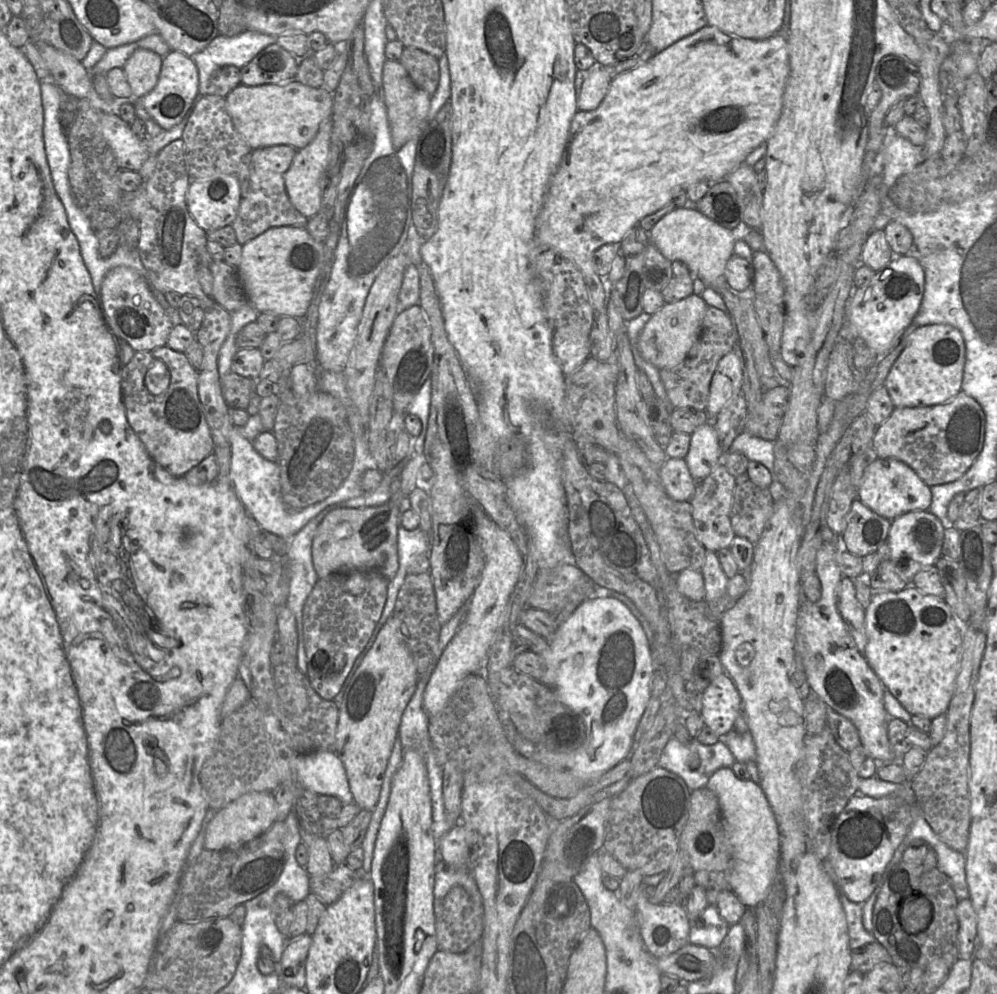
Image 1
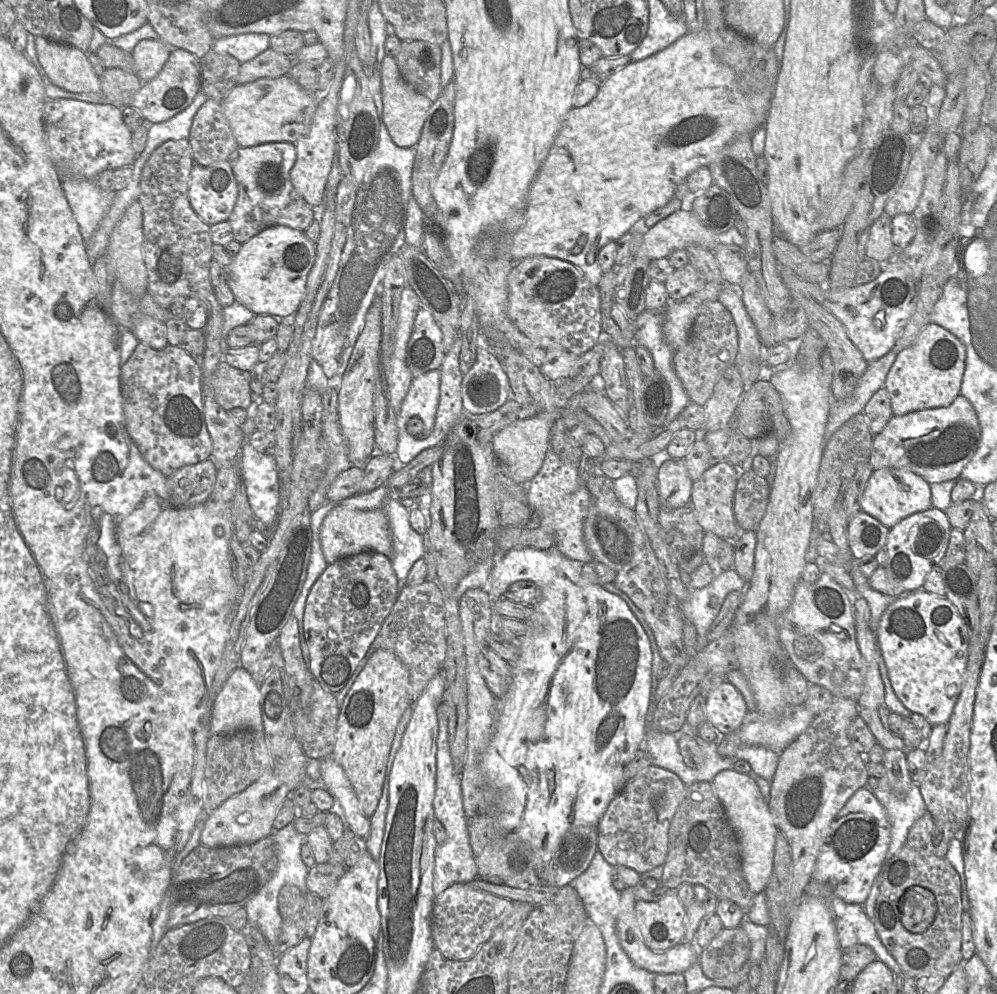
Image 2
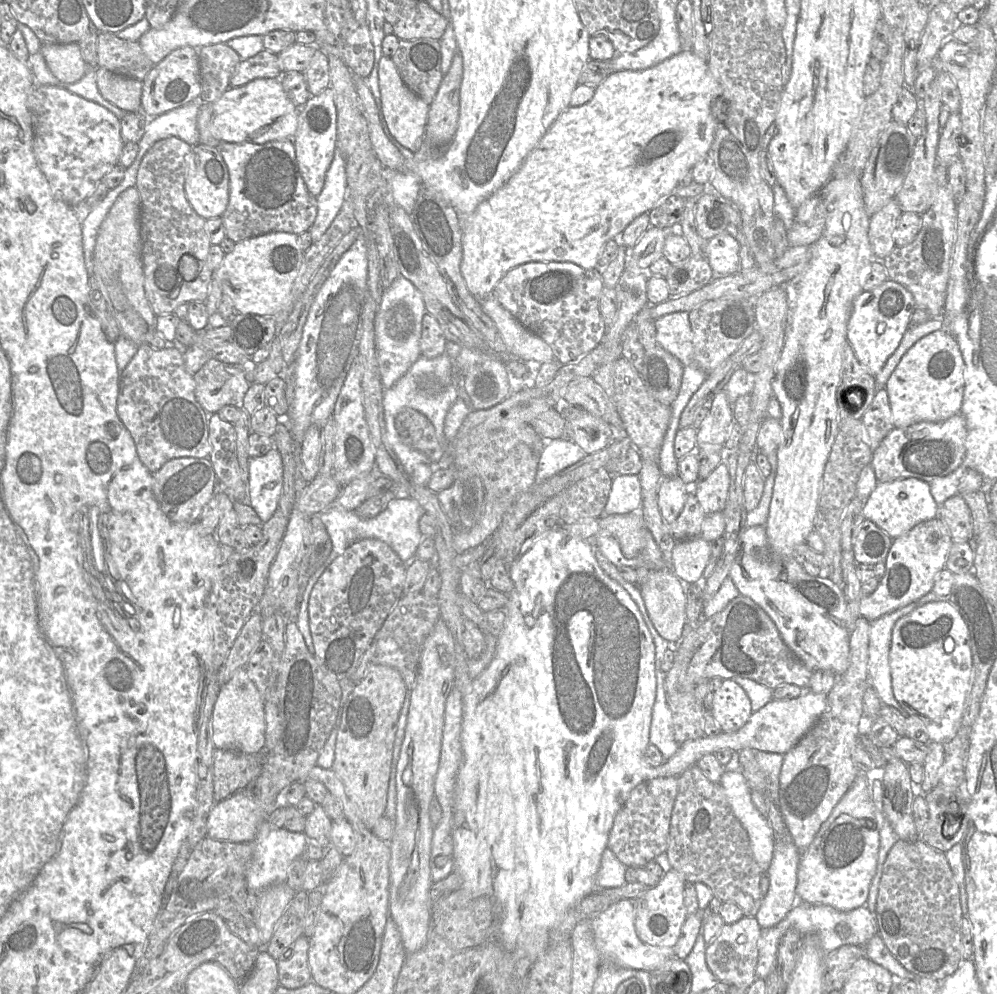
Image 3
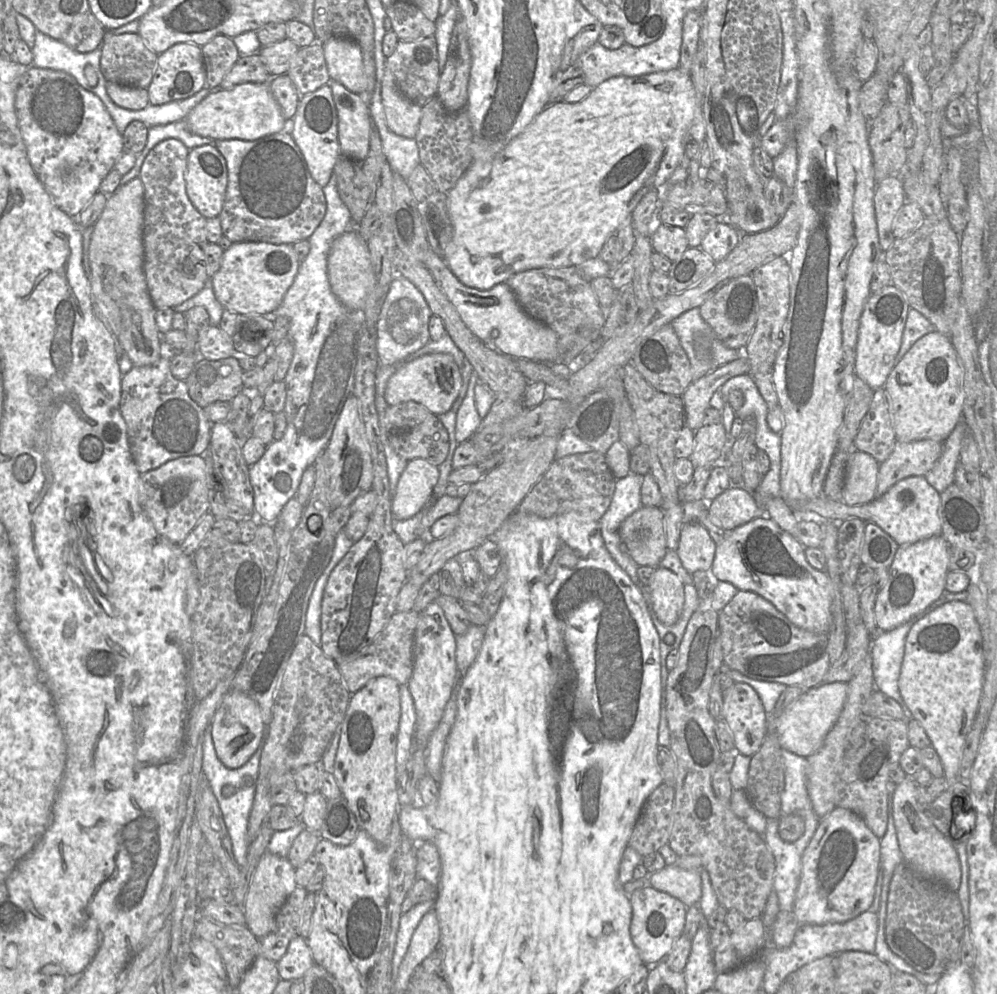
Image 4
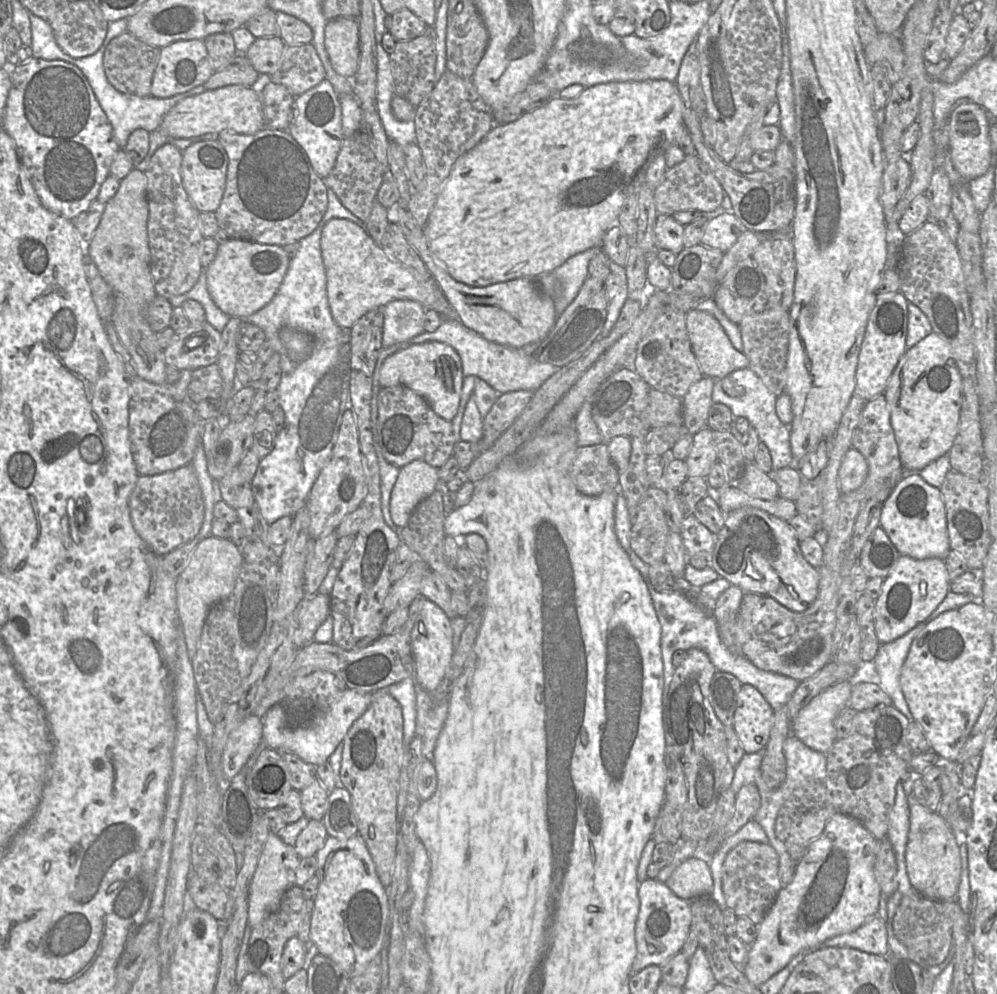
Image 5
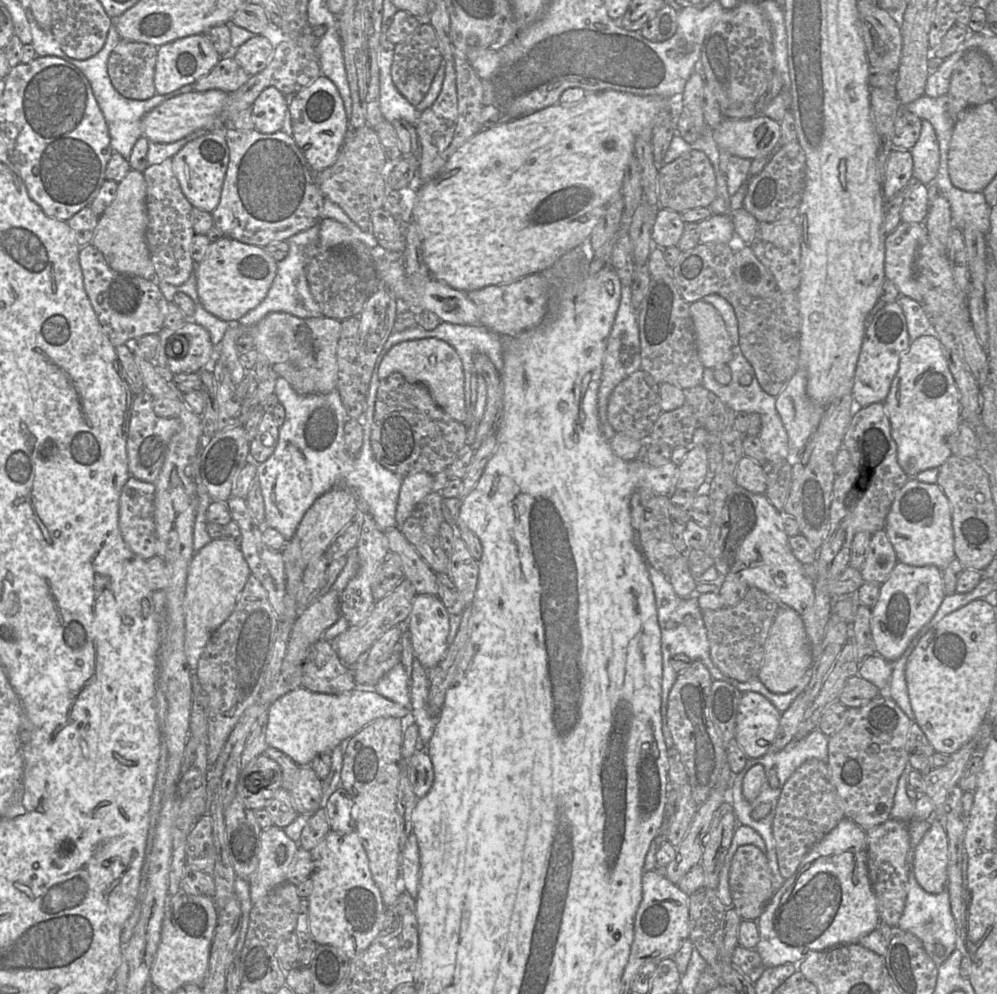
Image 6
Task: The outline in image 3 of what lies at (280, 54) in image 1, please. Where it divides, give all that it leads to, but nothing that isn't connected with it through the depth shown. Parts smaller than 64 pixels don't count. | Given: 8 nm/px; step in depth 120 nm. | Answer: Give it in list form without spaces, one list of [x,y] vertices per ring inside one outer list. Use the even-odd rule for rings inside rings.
[[[264,49],[253,57],[241,59],[230,79],[230,86],[240,87],[257,78],[280,79],[283,74],[278,55]]]

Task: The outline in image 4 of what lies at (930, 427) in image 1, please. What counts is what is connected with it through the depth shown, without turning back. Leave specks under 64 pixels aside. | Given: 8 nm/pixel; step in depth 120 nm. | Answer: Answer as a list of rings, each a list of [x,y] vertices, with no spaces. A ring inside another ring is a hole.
[[[935,440],[897,441],[891,455],[879,465],[875,499],[900,480],[925,476],[935,466],[942,448],[943,442]]]

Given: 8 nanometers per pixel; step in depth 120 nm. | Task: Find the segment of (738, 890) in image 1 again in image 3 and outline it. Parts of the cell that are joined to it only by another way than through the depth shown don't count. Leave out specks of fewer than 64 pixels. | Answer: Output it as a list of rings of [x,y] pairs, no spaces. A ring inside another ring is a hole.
[[[725,771],[719,785],[733,814],[748,833],[755,861],[767,874],[775,849],[775,835],[768,818],[753,804],[751,789],[741,771]]]

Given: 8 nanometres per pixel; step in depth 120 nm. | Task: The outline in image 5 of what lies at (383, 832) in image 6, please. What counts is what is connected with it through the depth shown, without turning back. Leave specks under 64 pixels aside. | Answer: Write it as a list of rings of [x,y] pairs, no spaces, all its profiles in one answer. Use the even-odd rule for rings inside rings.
[[[386,689],[372,693],[369,707],[353,722],[342,743],[339,778],[350,794],[358,834],[366,843],[381,884],[387,889],[392,882],[396,858],[397,798],[404,753],[403,715],[398,701]]]

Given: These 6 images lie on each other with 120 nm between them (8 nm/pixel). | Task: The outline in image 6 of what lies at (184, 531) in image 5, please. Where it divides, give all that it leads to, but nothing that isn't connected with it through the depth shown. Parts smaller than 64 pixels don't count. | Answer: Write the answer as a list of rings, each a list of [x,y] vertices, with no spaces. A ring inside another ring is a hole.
[[[130,476],[121,490],[118,527],[126,545],[144,560],[156,555],[156,483]]]

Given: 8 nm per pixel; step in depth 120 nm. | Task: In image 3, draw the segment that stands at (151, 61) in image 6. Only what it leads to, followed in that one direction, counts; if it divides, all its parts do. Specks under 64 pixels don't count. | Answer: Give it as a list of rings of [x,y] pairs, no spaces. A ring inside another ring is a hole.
[[[99,32],[97,66],[143,81],[154,64],[144,54],[138,41],[121,39],[115,33]]]

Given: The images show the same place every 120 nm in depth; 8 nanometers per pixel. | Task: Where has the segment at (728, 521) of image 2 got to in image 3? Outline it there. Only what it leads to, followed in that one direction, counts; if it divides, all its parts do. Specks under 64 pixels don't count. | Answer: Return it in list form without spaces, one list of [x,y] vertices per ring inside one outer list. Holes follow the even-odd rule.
[[[721,461],[711,474],[698,480],[691,488],[705,515],[725,509],[730,487],[730,475],[726,462]]]

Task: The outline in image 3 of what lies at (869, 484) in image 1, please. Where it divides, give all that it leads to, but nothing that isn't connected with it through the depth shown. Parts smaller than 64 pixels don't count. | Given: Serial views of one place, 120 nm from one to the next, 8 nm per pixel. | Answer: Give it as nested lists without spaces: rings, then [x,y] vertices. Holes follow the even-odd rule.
[[[917,478],[878,482],[864,501],[862,515],[875,523],[893,540],[903,536],[916,525],[939,516],[939,505],[930,492],[929,483]]]

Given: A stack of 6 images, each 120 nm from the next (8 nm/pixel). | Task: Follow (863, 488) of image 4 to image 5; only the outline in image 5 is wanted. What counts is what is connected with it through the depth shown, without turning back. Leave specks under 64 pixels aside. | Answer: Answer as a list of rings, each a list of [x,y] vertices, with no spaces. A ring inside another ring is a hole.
[[[849,448],[838,471],[841,493],[850,493],[860,488],[867,474],[868,464],[864,456],[857,449]]]

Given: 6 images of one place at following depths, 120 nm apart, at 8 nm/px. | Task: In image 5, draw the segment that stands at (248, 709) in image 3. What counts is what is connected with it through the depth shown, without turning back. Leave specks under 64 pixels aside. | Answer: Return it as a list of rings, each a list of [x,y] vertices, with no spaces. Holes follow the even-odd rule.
[[[250,714],[228,736],[221,757],[223,776],[232,780],[252,757],[262,741],[262,718]]]

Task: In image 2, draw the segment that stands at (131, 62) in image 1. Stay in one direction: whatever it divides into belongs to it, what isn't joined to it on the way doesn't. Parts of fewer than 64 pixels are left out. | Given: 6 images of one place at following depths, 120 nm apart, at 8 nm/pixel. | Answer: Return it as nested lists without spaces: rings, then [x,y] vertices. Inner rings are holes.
[[[143,39],[135,45],[131,52],[135,74],[143,83],[159,74],[172,49],[160,39]]]

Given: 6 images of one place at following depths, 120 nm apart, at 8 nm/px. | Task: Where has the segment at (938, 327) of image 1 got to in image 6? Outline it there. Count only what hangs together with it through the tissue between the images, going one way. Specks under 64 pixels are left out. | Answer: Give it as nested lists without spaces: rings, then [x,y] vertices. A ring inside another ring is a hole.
[[[922,335],[910,343],[900,358],[899,368],[892,380],[884,407],[890,421],[892,438],[897,445],[898,463],[909,477],[930,468],[940,468],[952,455],[948,438],[962,420],[960,393],[937,336]]]

